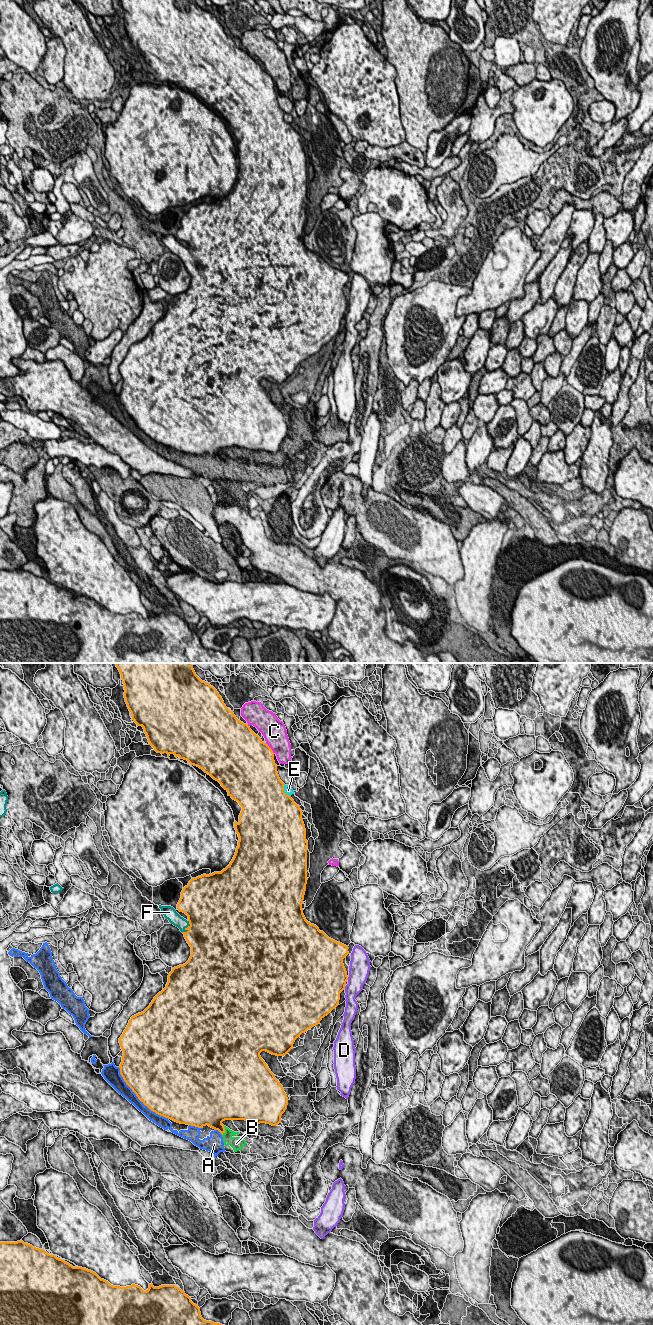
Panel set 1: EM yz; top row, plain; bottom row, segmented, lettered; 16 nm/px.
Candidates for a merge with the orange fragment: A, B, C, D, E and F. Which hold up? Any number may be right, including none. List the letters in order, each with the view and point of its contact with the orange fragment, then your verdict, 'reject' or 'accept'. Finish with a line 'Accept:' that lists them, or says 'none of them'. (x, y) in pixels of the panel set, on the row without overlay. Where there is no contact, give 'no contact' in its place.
A: yz (138, 426) | reject
B: yz (224, 459) | reject
C: yz (270, 76) | reject
D: yz (347, 306) | reject
E: yz (283, 119) | reject
F: yz (187, 255) | accept
Accept: F

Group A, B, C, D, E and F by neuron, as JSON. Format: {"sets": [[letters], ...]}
{"sets": [["A", "B"], ["C"], ["D"], ["E"], ["F"]]}

